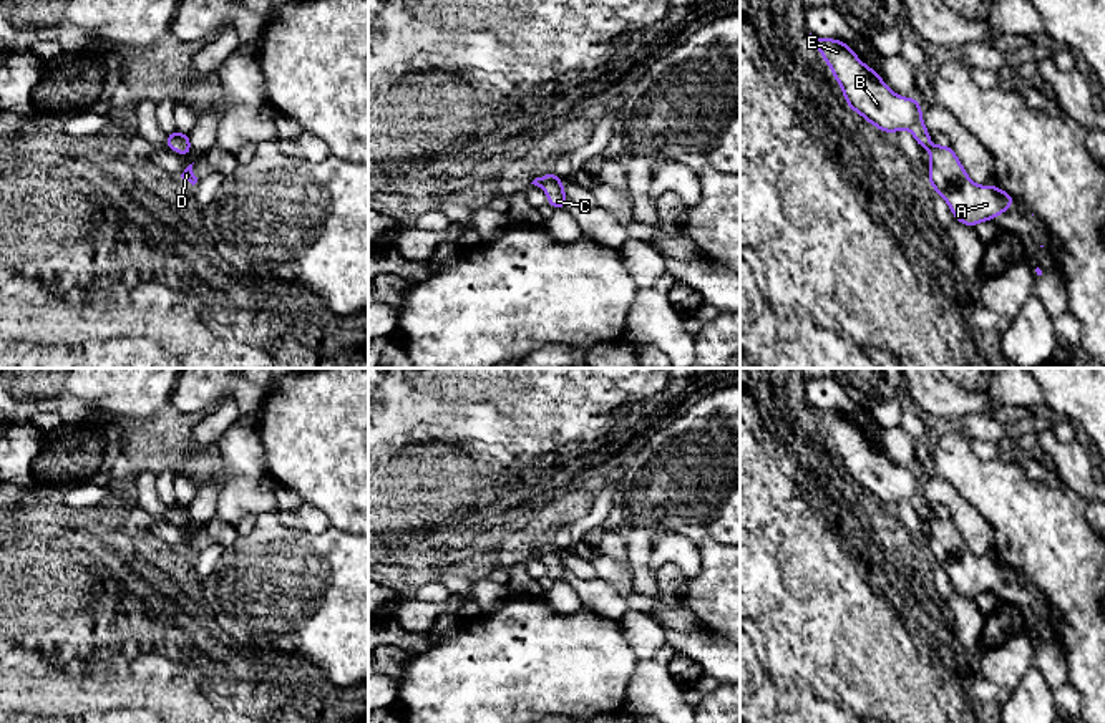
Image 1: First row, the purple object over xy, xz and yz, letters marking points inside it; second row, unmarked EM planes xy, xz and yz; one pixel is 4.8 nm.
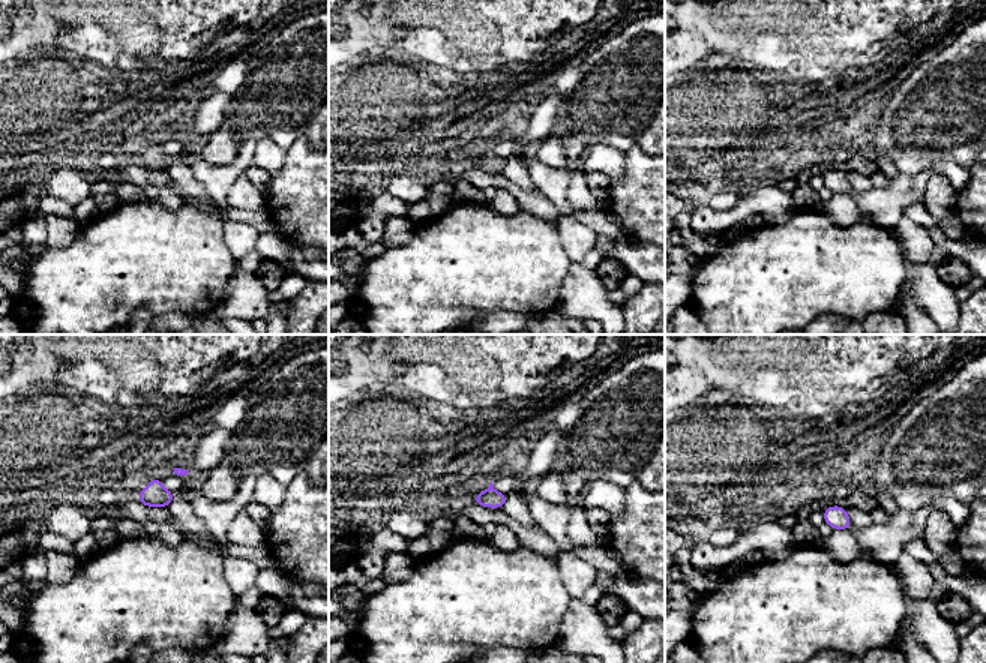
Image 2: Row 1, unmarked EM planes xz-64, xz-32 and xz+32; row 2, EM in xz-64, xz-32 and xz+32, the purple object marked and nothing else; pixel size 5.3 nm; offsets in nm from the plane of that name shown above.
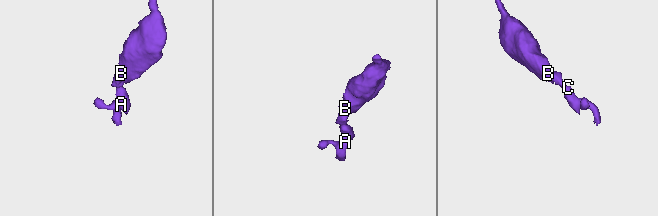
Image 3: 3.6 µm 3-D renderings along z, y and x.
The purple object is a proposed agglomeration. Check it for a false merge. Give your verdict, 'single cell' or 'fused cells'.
single cell

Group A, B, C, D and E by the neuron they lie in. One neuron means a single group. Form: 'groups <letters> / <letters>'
groups A B C D E

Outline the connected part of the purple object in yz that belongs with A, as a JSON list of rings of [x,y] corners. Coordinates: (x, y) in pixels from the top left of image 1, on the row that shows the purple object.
[[[810,33],[810,41],[820,50],[825,61],[831,68],[838,85],[841,86],[841,91],[848,101],[848,108],[859,113],[866,121],[874,124],[883,133],[901,129],[911,129],[916,143],[927,149],[931,154],[931,164],[929,164],[929,174],[927,179],[934,191],[944,197],[944,201],[949,204],[956,221],[974,227],[979,222],[991,221],[997,217],[1002,212],[1007,212],[1007,209],[1015,202],[1015,199],[999,189],[997,186],[976,186],[969,176],[966,174],[966,169],[959,163],[954,149],[951,146],[939,146],[929,144],[931,134],[924,128],[922,118],[921,118],[921,103],[914,98],[903,98],[894,95],[881,80],[879,73],[868,68],[849,48],[848,43],[838,41],[833,38],[818,38]]]

